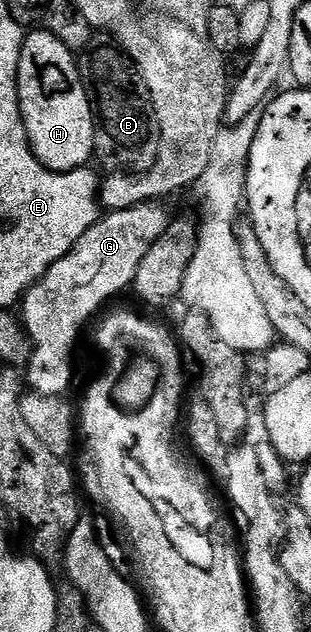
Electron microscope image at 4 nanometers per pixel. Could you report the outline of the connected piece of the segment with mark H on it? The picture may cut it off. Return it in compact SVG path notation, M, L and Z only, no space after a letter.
M43 27L34 28L24 34L19 55L19 71L17 72L17 94L21 118L29 136L29 145L33 154L45 165L45 168L56 173L70 173L72 169L80 169L90 164L93 152L93 112L87 99L87 91L81 82L77 70L77 59L74 50L67 48L55 35L48 33Z

